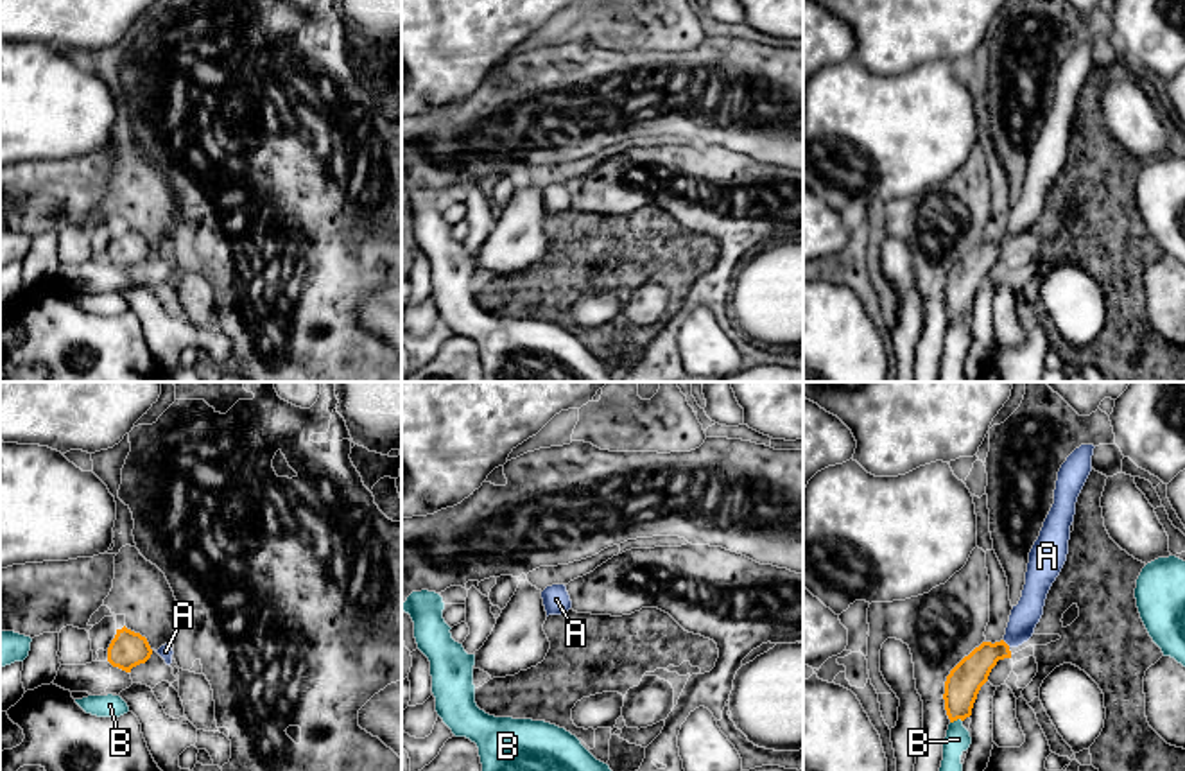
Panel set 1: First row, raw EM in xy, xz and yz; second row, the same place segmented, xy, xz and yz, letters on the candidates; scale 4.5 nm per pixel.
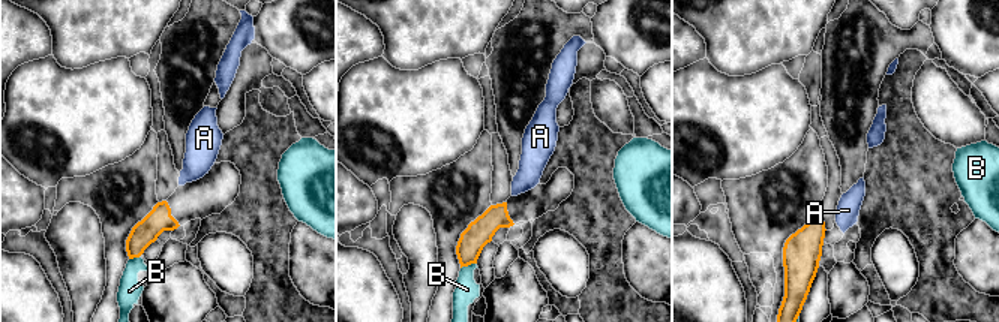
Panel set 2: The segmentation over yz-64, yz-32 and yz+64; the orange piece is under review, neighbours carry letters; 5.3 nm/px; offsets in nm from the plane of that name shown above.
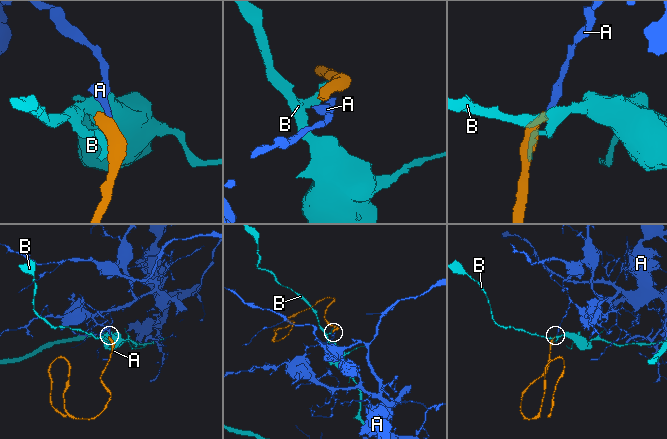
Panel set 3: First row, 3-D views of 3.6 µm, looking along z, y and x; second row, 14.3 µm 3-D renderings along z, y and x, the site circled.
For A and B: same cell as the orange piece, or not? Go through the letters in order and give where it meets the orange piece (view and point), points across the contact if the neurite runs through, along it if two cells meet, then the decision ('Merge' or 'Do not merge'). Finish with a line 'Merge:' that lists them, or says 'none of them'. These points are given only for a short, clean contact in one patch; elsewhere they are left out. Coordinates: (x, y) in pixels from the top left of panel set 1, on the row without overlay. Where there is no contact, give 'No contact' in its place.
A: Touches orange at yz (1004, 241). Boundary: yz (1003, 239), (1010, 244). Do not merge
B: Touches orange at yz (956, 318). Boundary: yz (961, 318), (951, 321). Do not merge
Merge: none of them

